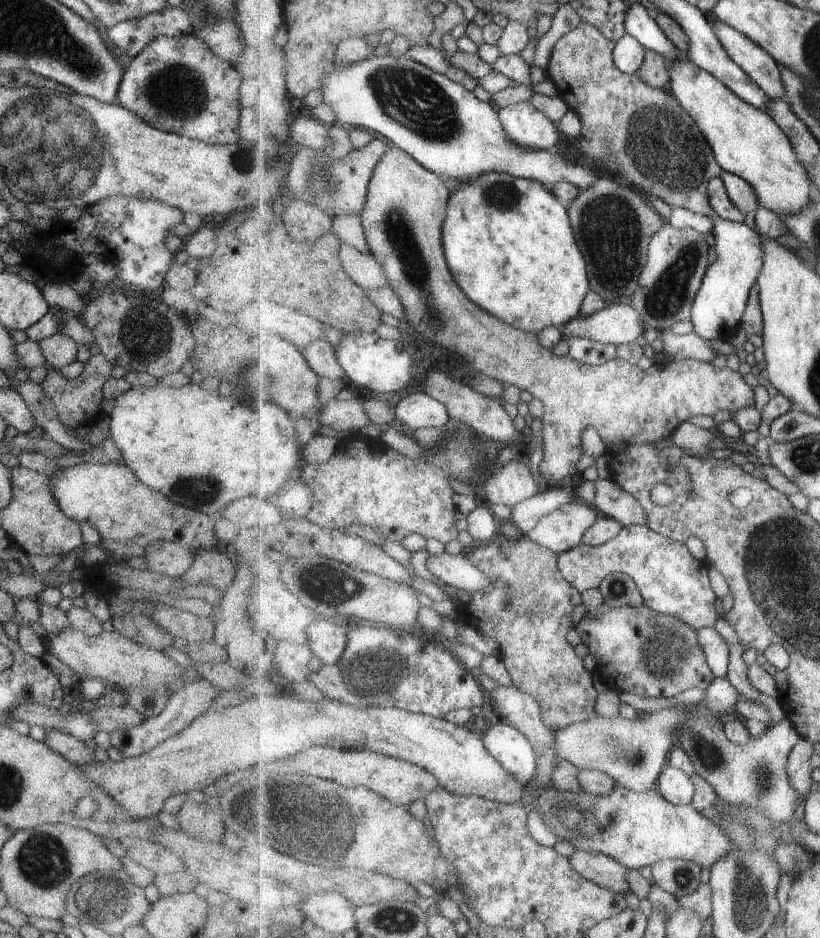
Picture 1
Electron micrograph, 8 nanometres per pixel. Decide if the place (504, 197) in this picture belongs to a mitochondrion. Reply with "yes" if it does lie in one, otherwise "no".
yes

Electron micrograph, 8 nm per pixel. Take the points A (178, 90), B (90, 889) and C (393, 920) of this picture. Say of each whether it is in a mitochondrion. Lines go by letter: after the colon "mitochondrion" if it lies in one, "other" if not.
A: mitochondrion
B: mitochondrion
C: mitochondrion

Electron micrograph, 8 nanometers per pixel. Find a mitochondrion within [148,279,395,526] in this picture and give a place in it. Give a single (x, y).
(237, 365)

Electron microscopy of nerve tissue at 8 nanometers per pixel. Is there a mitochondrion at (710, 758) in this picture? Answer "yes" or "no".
yes

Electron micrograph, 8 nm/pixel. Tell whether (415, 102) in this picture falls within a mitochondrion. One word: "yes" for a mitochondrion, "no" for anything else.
yes

